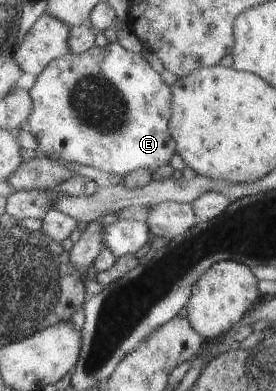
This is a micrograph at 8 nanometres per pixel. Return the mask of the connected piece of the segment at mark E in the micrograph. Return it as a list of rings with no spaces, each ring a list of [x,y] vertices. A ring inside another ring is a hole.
[[[108,42],[103,47],[93,46],[78,54],[67,52],[52,59],[36,75],[28,94],[31,111],[27,114],[25,128],[37,141],[36,151],[47,158],[60,158],[69,164],[124,176],[137,168],[153,173],[169,163],[175,153],[175,142],[167,125],[171,113],[170,87],[140,53],[127,51],[117,42]]]

